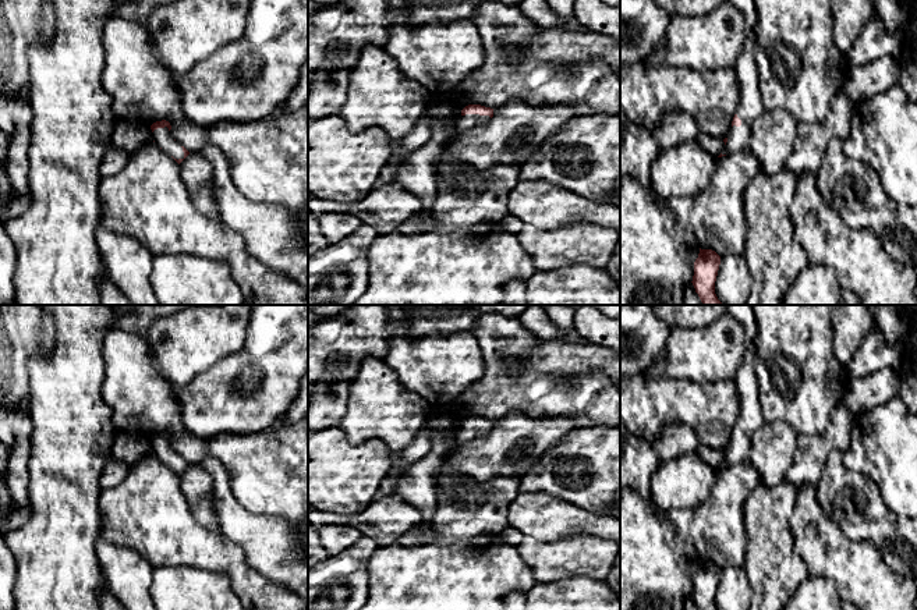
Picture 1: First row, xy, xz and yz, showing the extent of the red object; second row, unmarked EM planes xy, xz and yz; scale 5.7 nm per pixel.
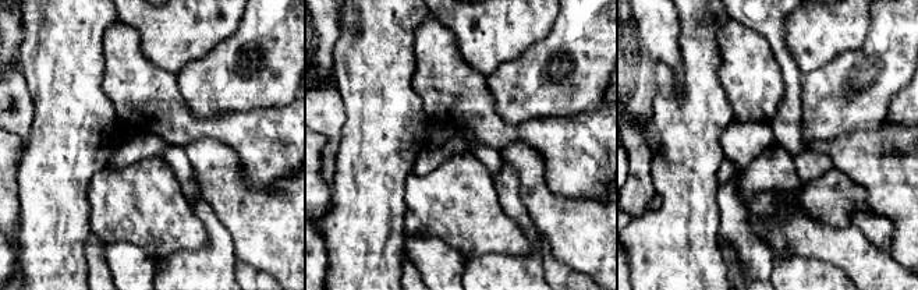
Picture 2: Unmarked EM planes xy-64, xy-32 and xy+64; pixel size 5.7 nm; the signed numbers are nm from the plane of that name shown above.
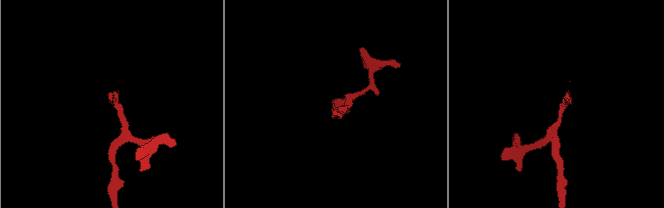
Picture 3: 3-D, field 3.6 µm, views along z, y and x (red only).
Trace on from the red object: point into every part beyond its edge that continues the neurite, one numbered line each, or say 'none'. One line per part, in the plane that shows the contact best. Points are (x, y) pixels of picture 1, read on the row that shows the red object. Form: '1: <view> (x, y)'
1: xz (467, 121)

